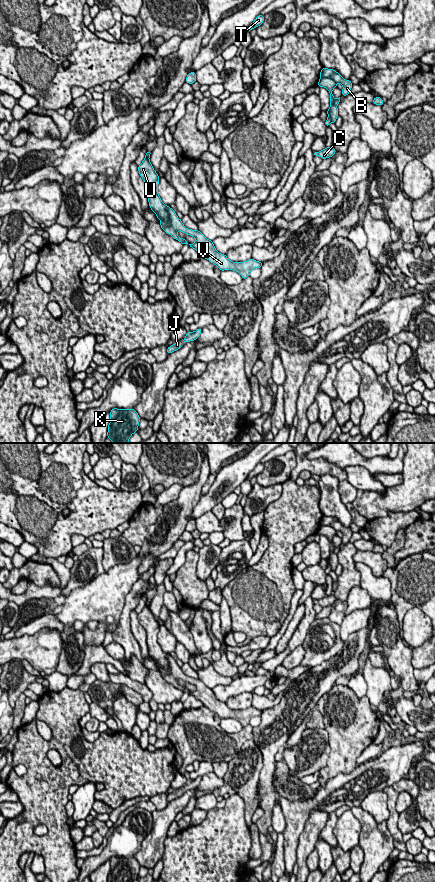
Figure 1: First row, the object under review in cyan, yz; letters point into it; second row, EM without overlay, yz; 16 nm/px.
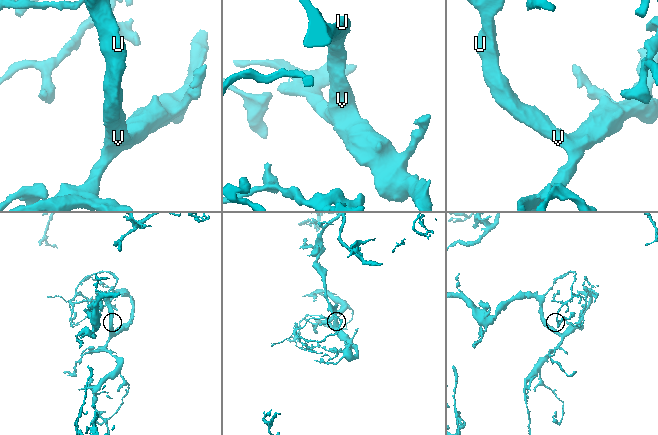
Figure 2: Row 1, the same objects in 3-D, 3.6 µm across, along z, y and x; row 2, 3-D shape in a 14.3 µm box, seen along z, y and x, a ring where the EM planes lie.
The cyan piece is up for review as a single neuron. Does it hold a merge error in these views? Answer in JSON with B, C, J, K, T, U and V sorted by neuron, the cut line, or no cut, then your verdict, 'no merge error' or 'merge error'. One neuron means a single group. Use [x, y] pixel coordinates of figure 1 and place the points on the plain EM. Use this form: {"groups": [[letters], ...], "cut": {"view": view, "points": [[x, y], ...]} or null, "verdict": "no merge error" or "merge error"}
{"groups": [["B"], ["C", "J", "K", "T", "U", "V"]], "cut": {"view": "yz", "points": [[320, 524], [332, 526], [337, 530]]}, "verdict": "merge error"}

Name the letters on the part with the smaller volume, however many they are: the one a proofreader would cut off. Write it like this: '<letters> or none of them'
B

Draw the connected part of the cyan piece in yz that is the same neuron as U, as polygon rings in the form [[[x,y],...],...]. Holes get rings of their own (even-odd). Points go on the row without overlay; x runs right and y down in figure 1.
[[[147,599],[144,608],[138,614],[138,619],[147,634],[147,645],[149,655],[161,669],[161,676],[181,692],[187,692],[197,700],[201,701],[203,706],[209,708],[216,713],[221,719],[233,718],[238,720],[243,728],[250,724],[250,720],[255,716],[261,716],[262,710],[256,709],[253,706],[243,710],[230,709],[225,702],[219,701],[213,690],[207,687],[200,679],[188,677],[178,666],[175,659],[168,653],[164,653],[158,643],[159,624],[154,618],[149,605],[152,600]],[[178,679],[190,683],[196,687],[196,690],[189,692],[185,687],[177,683]]]

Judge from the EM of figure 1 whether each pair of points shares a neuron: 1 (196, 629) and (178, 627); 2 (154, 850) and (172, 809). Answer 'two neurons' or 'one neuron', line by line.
1: two neurons
2: one neuron

